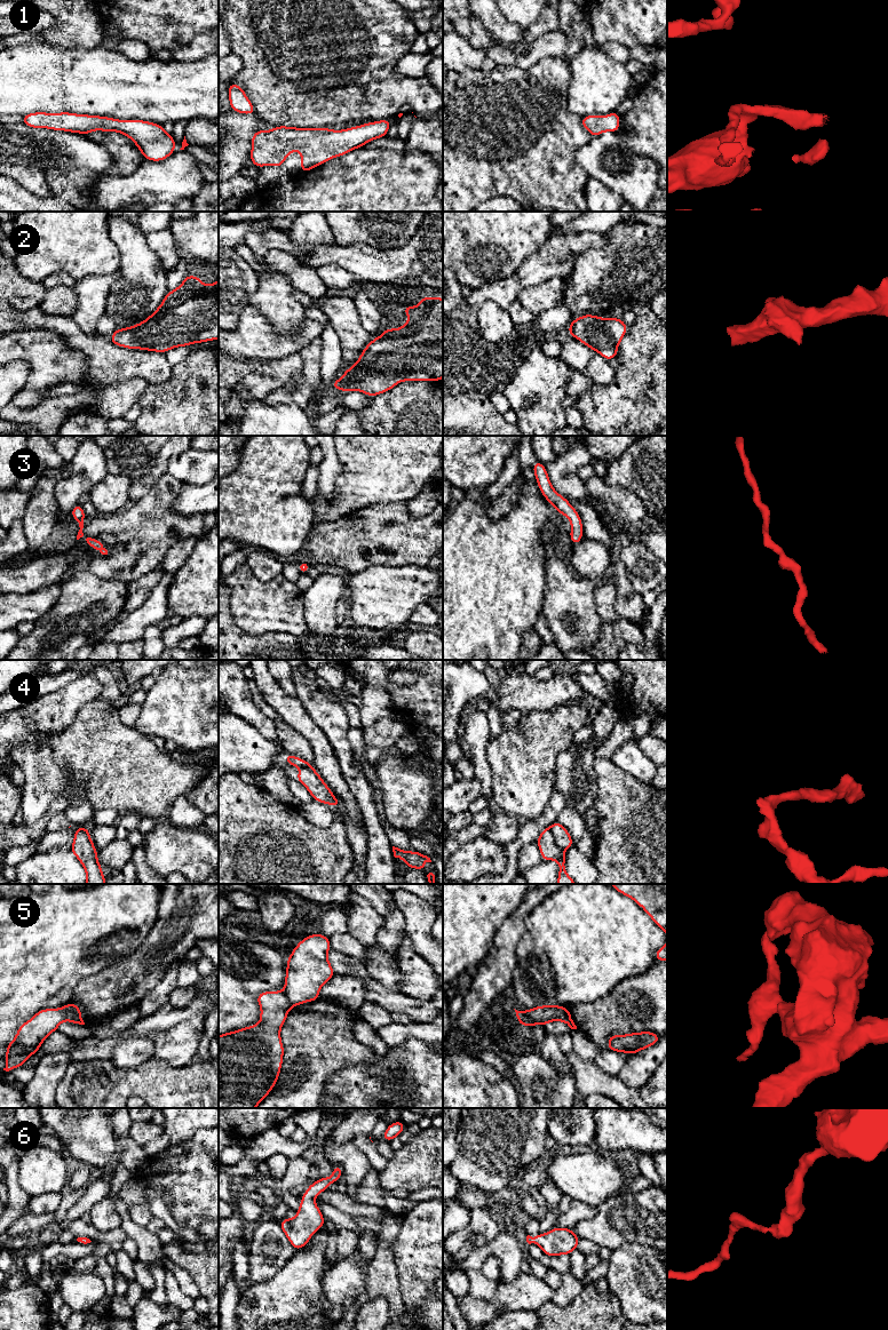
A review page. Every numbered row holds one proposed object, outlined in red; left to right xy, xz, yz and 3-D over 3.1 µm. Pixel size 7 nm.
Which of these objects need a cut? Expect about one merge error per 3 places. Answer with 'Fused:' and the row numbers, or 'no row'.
Fused: 4, 5

